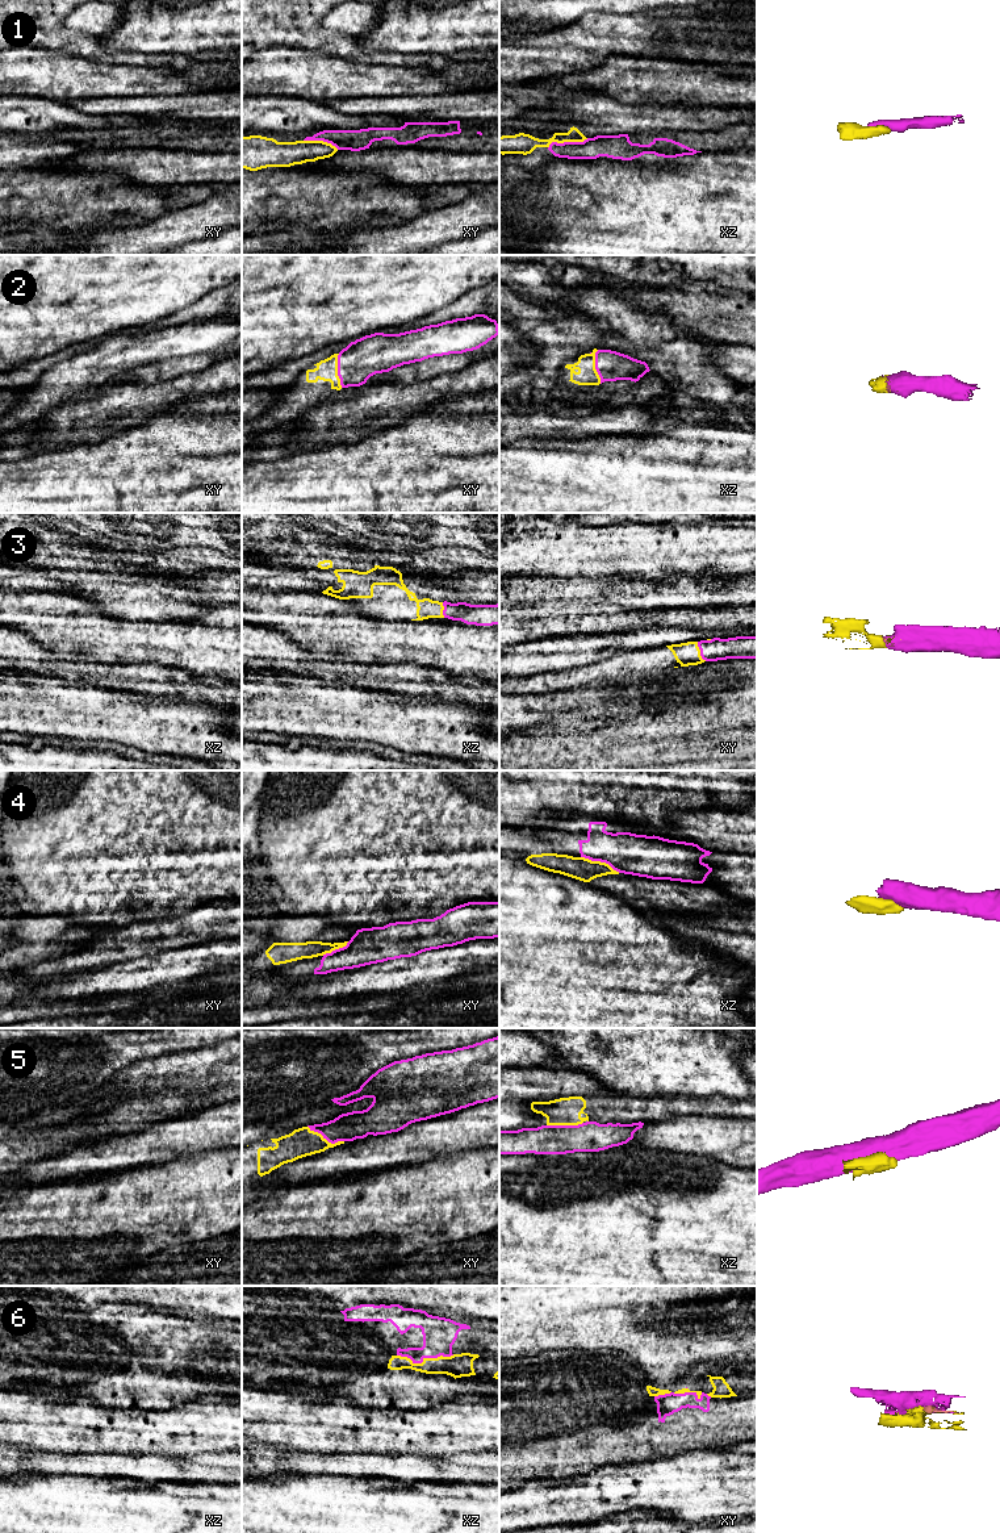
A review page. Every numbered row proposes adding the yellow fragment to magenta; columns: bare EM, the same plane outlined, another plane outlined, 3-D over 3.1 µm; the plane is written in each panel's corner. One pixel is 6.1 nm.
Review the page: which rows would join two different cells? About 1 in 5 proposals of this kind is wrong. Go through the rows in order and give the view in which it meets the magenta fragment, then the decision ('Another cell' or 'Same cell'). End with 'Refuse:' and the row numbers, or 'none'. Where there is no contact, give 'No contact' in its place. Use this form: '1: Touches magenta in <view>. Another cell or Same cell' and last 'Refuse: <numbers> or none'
1: Touches magenta in xz. Same cell
2: Touches magenta in xy. Same cell
3: Touches magenta in xy. Same cell
4: Touches magenta in xz. Another cell
5: Touches magenta in xy. Another cell
6: Touches magenta in xz. Same cell
Refuse: 4, 5

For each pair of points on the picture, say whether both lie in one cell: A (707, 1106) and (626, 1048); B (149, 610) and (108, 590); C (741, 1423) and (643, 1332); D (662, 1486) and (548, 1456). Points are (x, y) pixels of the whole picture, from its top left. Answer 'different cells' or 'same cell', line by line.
A: different cells
B: same cell
C: different cells
D: different cells

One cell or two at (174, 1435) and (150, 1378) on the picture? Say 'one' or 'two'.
two

